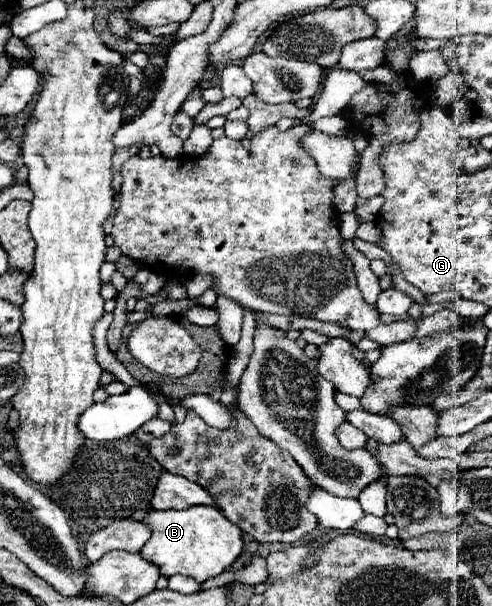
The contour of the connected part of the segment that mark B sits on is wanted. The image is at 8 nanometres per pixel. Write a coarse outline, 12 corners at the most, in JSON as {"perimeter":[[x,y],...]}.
{"perimeter":[[215,506],[151,510],[141,556],[199,584],[243,552]]}

